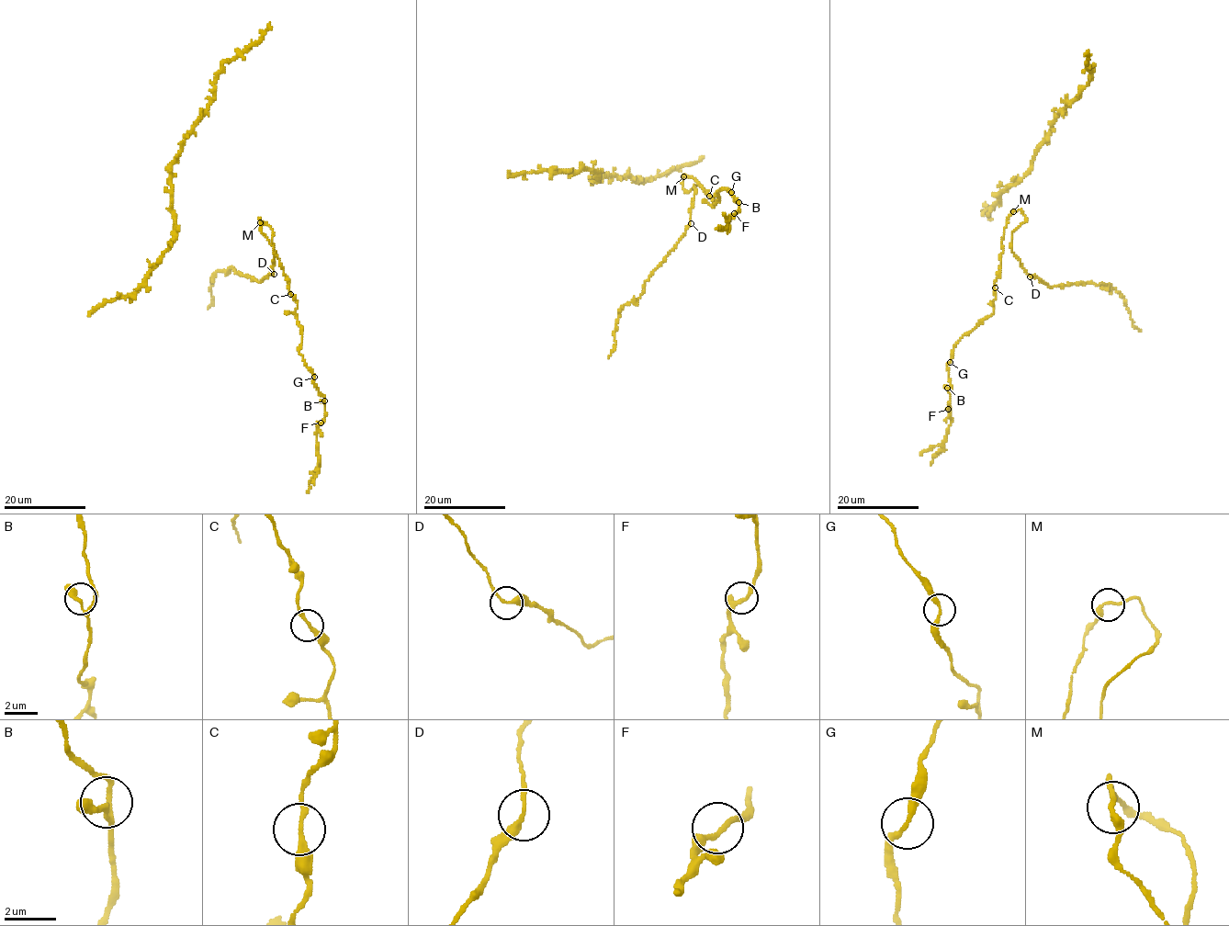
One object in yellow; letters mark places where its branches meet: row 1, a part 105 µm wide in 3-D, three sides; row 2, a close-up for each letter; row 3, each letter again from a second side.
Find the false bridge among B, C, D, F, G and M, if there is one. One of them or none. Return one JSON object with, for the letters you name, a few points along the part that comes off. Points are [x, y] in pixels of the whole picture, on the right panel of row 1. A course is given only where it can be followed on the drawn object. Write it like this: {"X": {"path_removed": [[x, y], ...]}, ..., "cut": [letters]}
{"cut": []}

